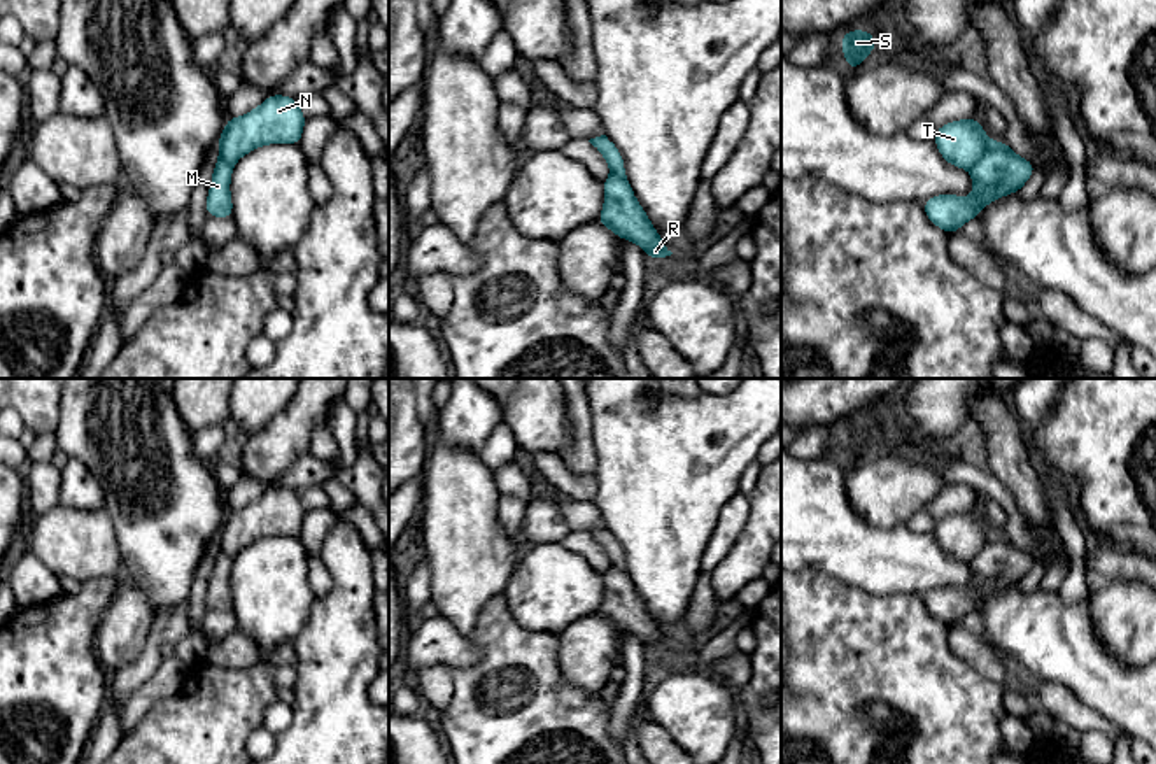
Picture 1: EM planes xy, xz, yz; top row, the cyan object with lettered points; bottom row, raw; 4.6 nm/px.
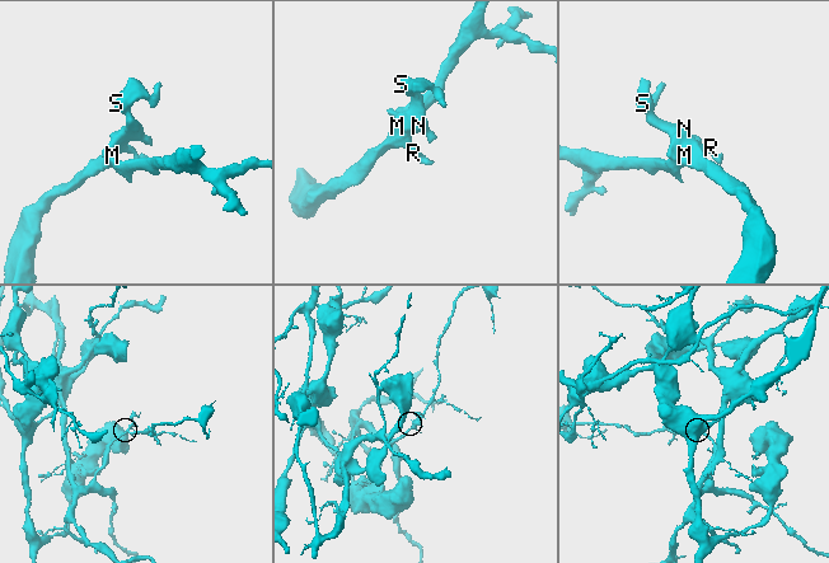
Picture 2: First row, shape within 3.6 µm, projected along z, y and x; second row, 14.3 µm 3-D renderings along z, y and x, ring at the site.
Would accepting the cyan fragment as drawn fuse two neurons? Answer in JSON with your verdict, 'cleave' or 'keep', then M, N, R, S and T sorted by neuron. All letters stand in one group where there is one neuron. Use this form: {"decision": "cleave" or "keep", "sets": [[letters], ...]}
{"decision": "cleave", "sets": [["M", "R"], ["N", "S", "T"]]}

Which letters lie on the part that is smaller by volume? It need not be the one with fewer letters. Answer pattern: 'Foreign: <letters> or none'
Foreign: N, S, T

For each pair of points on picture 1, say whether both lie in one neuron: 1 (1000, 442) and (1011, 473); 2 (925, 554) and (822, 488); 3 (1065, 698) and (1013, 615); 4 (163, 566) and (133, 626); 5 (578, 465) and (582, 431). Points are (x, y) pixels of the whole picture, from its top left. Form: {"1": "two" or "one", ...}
{"1": "one", "2": "one", "3": "two", "4": "two", "5": "one"}

